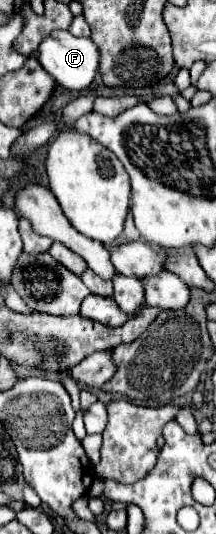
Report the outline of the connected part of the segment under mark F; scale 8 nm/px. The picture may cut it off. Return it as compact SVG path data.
M53 31L47 35L39 49L37 49L37 61L41 67L55 79L55 83L67 91L81 91L91 85L97 69L99 69L99 51L91 39L85 37L73 37L69 31Z

